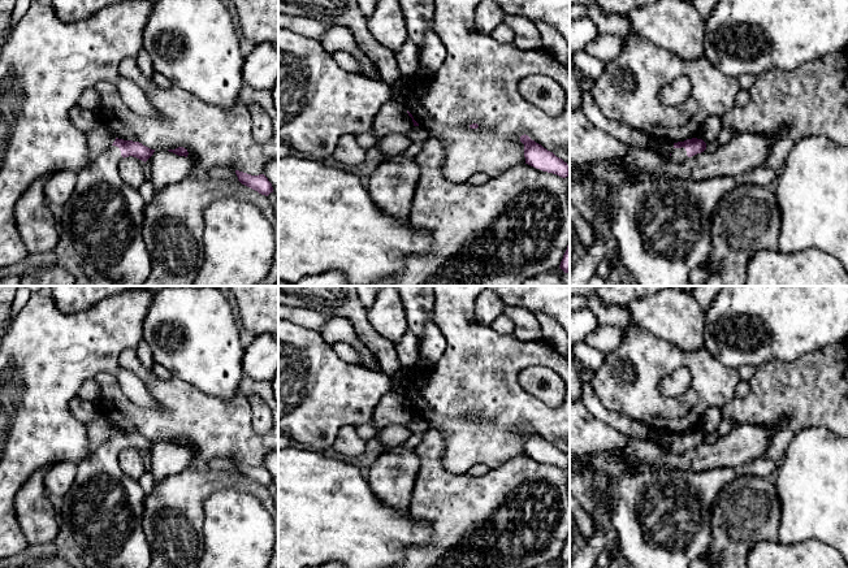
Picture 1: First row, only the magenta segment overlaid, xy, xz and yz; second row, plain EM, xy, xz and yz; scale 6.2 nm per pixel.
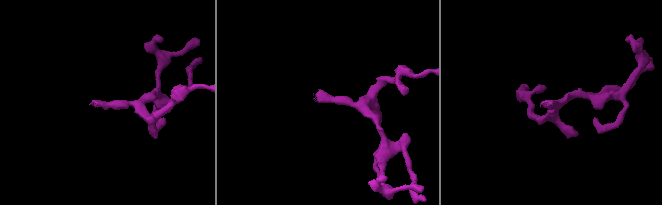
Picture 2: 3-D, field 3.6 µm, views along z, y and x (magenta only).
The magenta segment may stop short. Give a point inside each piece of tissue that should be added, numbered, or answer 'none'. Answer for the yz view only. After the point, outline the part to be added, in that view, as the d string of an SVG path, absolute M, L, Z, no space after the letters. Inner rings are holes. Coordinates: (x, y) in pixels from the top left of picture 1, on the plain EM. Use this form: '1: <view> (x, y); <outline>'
1: yz (678, 446); M672 439L671 442L671 447L670 451L674 455L684 455L685 452L688 452L691 448L687 447L687 442L685 439Z

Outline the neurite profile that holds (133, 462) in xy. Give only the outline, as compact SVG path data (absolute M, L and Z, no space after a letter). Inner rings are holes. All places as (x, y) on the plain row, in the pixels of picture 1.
M129 447L120 454L121 469L133 480L138 481L147 468L144 452Z

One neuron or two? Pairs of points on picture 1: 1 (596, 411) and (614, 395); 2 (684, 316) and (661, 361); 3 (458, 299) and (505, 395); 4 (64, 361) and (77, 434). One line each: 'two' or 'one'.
1: two
2: two
3: one
4: one

